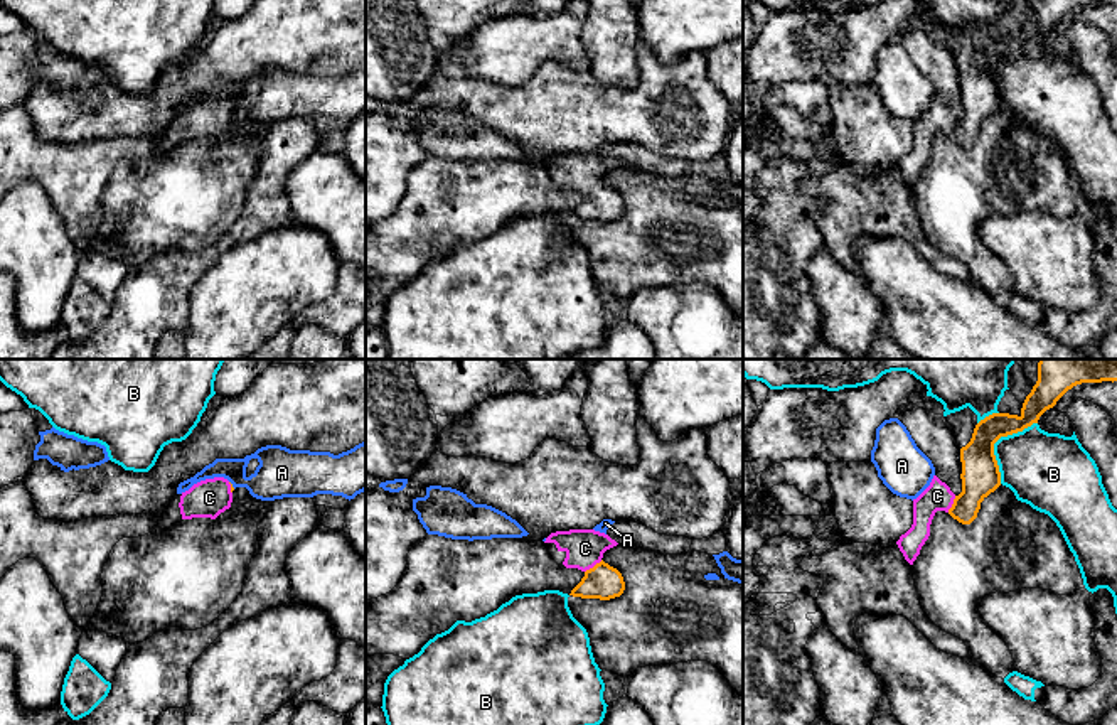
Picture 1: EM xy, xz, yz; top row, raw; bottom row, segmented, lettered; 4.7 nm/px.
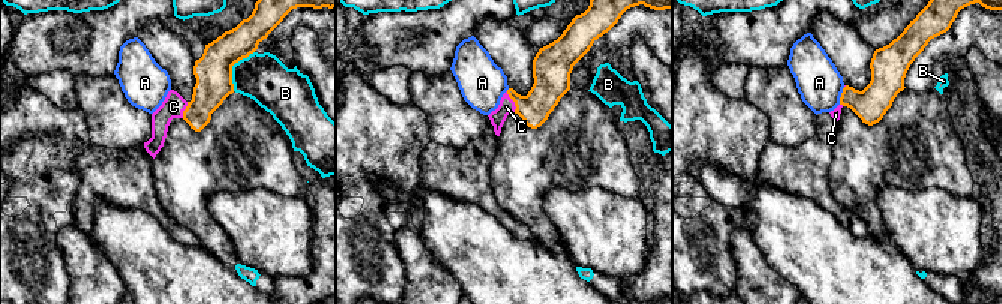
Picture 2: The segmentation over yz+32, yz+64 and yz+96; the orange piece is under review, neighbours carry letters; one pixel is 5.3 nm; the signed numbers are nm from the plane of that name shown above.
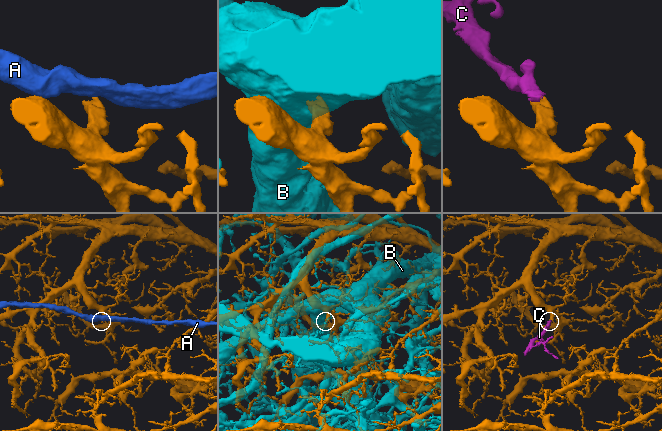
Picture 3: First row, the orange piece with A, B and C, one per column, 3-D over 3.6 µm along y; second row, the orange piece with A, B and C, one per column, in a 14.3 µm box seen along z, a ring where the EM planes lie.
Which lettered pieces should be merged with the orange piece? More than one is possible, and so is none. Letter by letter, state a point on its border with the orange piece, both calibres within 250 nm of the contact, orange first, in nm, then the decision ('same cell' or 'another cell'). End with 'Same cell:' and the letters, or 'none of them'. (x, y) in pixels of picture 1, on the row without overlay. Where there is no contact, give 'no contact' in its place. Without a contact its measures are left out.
A: contact xy (231, 107); calibres 20 and 240 nm; another cell
B: contact yz (996, 63); calibres 180 and 340 nm; another cell
C: contact xz (595, 187); calibres 170 and 180 nm; same cell
Same cell: C

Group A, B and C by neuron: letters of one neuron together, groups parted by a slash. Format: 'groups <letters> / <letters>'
groups A / B / C

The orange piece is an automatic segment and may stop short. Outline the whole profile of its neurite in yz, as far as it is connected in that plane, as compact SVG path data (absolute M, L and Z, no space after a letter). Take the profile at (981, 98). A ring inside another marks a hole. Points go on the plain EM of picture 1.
M1038 0L1026 19L1021 37L992 35L981 42L970 64L960 71L962 115L955 118L950 110L933 98L930 108L913 121L913 147L896 164L905 182L913 187L930 158L930 147L937 133L949 135L962 147L970 147L981 125L1001 108L1001 94L994 78L994 66L1038 46L1040 39L1073 8L1082 5L1117 3L1117 0Z

